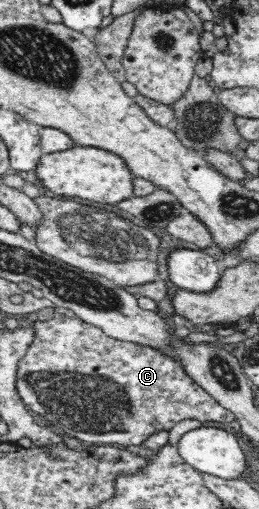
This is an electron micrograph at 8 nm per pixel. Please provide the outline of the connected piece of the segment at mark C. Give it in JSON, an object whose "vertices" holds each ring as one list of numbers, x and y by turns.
{"vertices":[[55,308,54,317,47,321,35,320,29,325,34,333,34,339,27,348,26,356,22,359,18,367,17,387,18,394,22,397,23,402,27,405,29,410,32,410,37,417,48,421,58,432,75,437,81,443,87,444,102,444,102,445,116,445,120,447,127,447,129,445,140,445,146,437,158,433,158,431,170,431,176,423,184,419,197,419,200,422,212,421,220,423,230,423,235,419,235,416,222,405,218,404,204,388,199,387,190,376,186,374,186,368,182,366,180,358,174,353,162,352,162,348,152,348,150,346,142,345,141,343,134,343,130,341,122,341,120,339,111,338,106,335,99,327,90,325,66,308]]}

